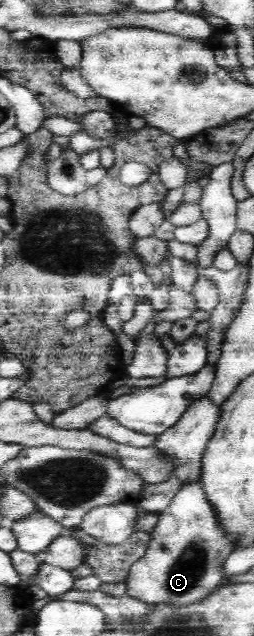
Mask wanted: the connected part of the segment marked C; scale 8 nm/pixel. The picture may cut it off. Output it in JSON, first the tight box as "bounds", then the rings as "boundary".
{"bounds":[125,483,232,609],"boundary":[[[189,483],[181,487],[171,504],[157,513],[157,522],[149,533],[151,538],[147,550],[144,551],[144,556],[131,566],[125,582],[126,596],[155,605],[175,606],[176,609],[209,602],[225,583],[221,566],[232,552],[227,546],[227,541],[220,536],[219,527],[215,524],[215,513],[211,510],[202,485]]]}

